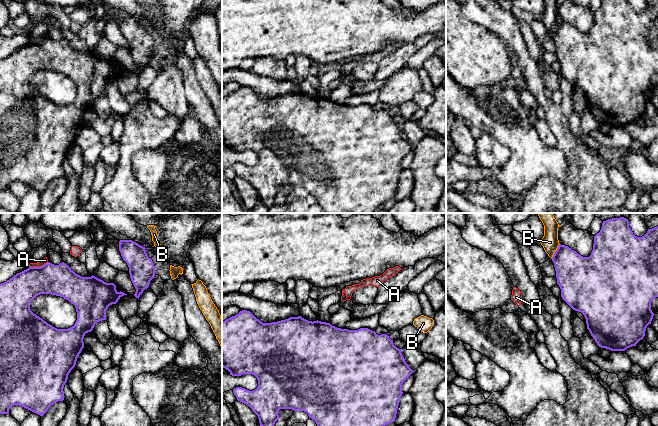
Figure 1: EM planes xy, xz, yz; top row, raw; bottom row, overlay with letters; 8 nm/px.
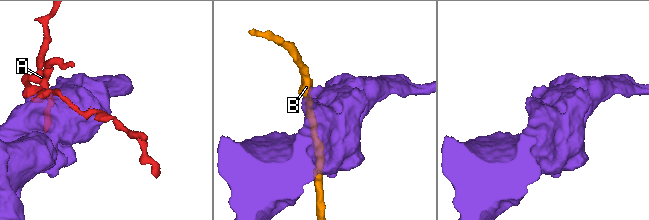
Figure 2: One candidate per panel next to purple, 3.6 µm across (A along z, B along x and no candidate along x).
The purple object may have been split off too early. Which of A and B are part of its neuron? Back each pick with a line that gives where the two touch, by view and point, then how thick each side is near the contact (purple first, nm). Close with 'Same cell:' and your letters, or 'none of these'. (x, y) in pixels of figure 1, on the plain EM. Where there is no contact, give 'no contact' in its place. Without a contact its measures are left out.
Same cell: none of these

